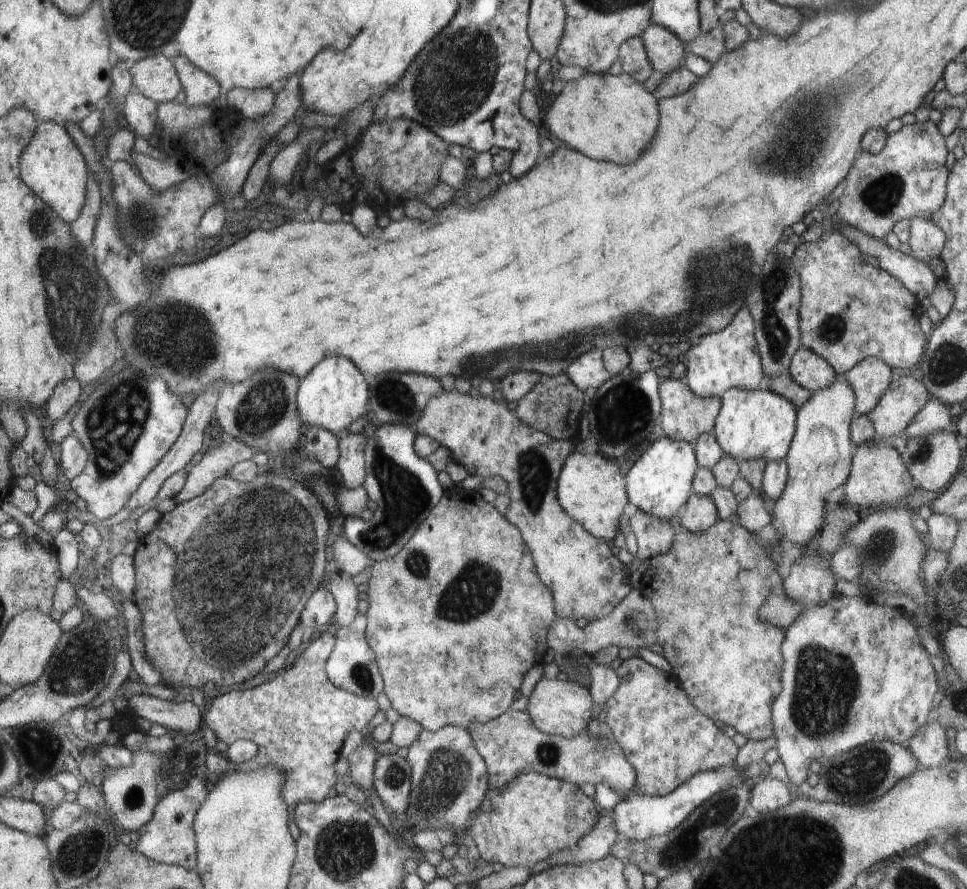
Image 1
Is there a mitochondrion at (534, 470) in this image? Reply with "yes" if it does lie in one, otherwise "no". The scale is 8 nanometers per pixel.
yes

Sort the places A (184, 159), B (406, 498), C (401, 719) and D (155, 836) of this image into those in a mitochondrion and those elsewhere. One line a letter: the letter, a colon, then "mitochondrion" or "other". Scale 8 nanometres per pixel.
A: other
B: mitochondrion
C: other
D: other

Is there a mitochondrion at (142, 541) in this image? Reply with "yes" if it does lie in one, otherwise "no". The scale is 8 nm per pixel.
no

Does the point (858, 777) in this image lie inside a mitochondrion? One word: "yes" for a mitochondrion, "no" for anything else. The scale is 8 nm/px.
yes

